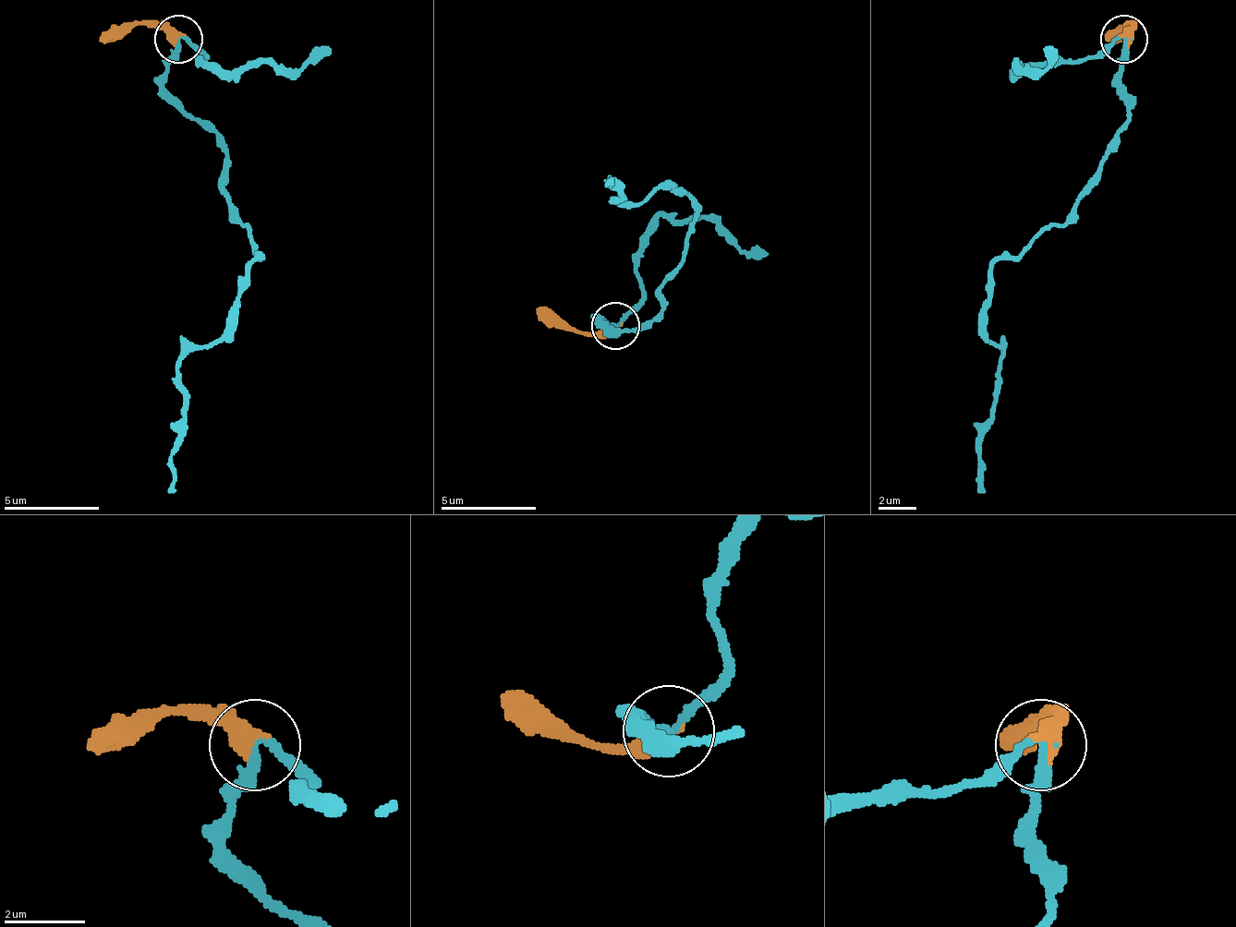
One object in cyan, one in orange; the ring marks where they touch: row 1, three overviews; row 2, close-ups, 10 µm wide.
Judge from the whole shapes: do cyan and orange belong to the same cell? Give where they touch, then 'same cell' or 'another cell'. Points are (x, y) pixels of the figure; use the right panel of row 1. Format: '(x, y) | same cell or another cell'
(1123, 39) | same cell

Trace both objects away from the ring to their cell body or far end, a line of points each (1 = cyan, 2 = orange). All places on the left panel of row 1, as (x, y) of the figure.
1: (179, 40), (165, 88), (227, 155), (223, 198), (256, 255), (236, 317), (179, 365), (184, 422), (170, 494)
2: (179, 40), (141, 26), (113, 26), (98, 40)

